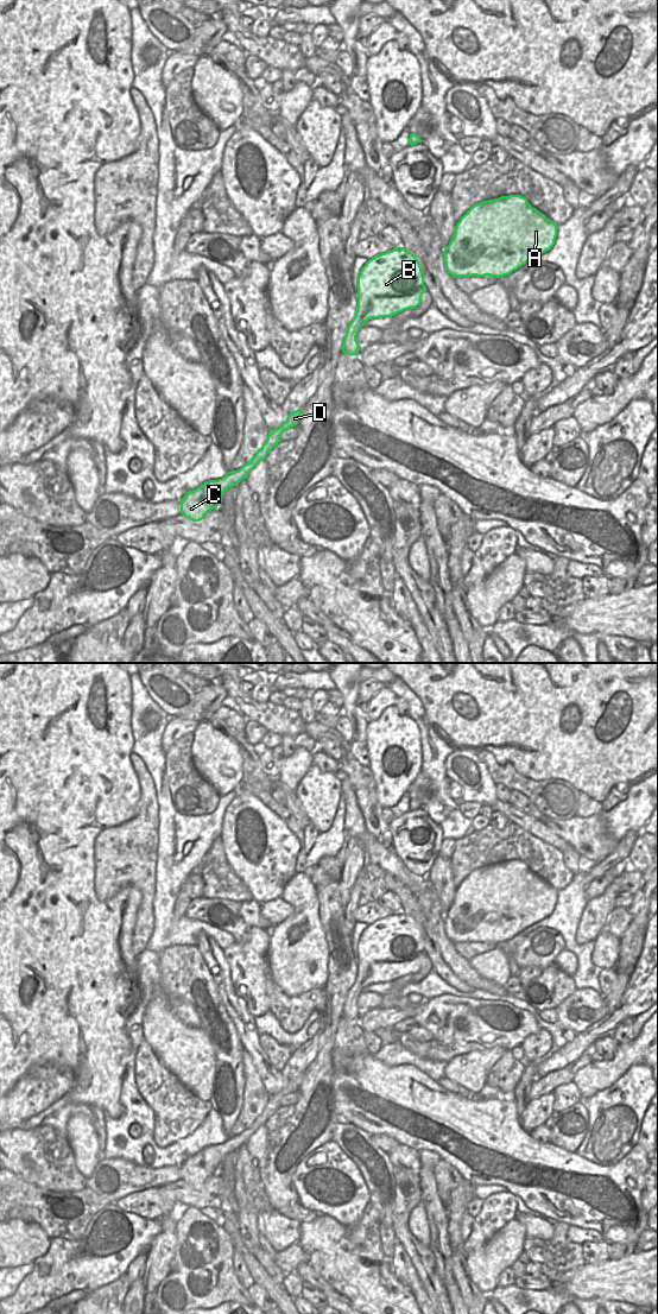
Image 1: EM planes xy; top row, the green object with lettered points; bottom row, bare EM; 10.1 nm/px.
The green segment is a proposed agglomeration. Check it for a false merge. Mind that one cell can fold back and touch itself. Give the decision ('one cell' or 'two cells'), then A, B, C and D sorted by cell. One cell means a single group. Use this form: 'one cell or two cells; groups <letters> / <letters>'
one cell; groups A B C D

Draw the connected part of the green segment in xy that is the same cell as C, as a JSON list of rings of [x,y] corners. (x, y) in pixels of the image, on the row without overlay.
[[[298,1074],[289,1079],[286,1086],[279,1093],[270,1095],[267,1105],[262,1112],[255,1118],[252,1125],[240,1135],[228,1137],[222,1144],[209,1145],[196,1155],[188,1157],[181,1164],[181,1179],[192,1187],[200,1187],[209,1176],[217,1174],[223,1158],[246,1144],[248,1138],[261,1125],[265,1125],[267,1119],[281,1107],[281,1099],[298,1089],[302,1078],[303,1075]]]

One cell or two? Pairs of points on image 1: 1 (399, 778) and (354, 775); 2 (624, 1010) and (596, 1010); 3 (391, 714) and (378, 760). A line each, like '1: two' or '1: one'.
1: two
2: two
3: one

